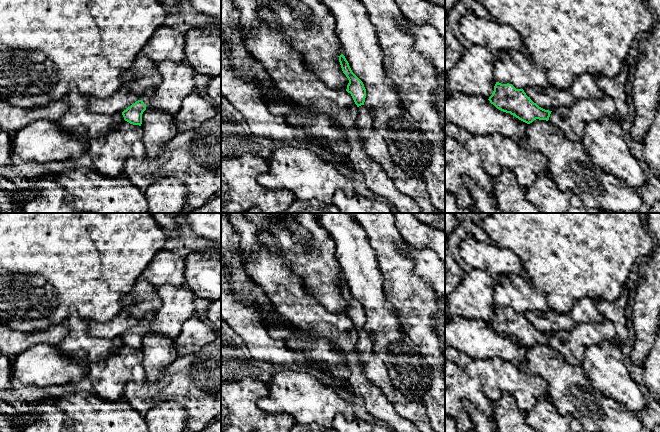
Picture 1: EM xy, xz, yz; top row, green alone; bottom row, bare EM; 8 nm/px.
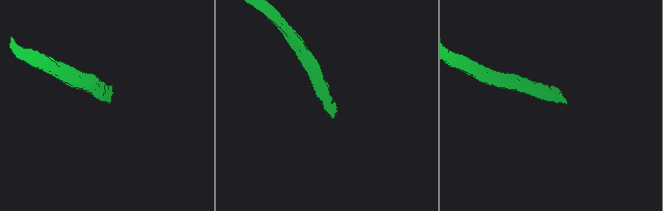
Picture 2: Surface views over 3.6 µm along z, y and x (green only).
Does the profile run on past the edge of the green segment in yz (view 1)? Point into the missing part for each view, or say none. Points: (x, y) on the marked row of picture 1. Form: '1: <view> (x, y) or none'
1: none

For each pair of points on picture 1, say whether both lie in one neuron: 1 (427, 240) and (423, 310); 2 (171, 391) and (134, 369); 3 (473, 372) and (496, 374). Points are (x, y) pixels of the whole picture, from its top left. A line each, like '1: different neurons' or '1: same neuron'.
1: different neurons
2: different neurons
3: same neuron

